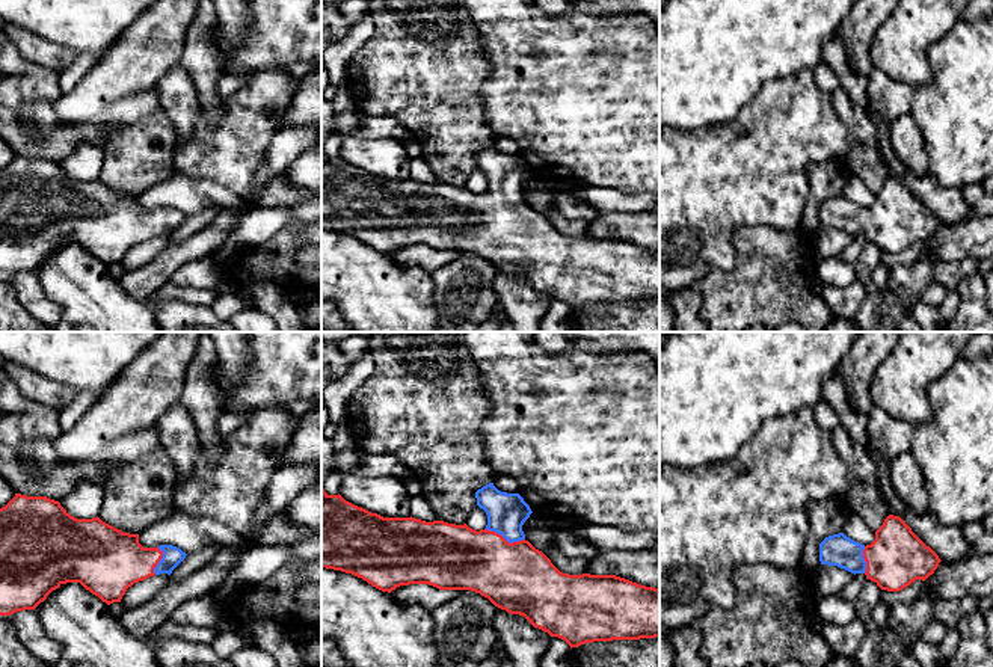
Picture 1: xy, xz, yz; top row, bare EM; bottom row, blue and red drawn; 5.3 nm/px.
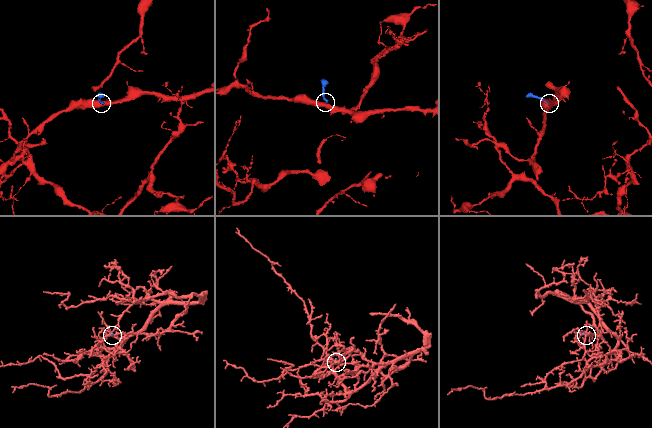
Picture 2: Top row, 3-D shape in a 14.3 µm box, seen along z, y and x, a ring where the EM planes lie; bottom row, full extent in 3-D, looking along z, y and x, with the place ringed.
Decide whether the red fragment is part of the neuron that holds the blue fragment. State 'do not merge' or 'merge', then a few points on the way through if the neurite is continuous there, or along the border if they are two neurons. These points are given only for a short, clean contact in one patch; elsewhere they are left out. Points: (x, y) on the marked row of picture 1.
merge; runs through xz (506, 512), (504, 537), (504, 563), (515, 577)

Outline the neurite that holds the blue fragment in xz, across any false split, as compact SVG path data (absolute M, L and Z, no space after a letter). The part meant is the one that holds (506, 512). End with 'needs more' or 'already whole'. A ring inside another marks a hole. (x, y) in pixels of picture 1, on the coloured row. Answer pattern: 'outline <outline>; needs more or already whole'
outline M489 483L475 492L477 506L487 515L484 530L444 521L383 518L346 501L340 493L327 495L321 486L321 567L362 578L373 587L391 593L400 586L429 584L439 590L471 590L487 598L510 614L524 616L534 628L564 640L570 649L593 641L640 640L659 637L659 590L616 575L569 575L536 549L522 531L533 513L519 493L498 490Z; needs more

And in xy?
outline M15 496L0 509L0 616L35 610L66 582L80 582L107 605L121 602L127 589L149 576L168 573L186 558L172 545L143 548L139 534L122 533L98 516L77 519L47 496Z; needs more

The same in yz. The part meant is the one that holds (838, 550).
outline M889 515L875 531L875 540L871 545L857 543L844 533L825 537L819 543L819 561L821 564L838 566L854 575L865 573L881 590L899 592L916 579L925 581L934 573L942 560L899 516Z; needs more

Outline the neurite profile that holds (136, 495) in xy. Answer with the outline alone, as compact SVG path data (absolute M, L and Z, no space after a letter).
M161 447L143 462L113 465L98 518L122 533L139 534L175 512L175 477L175 465Z

